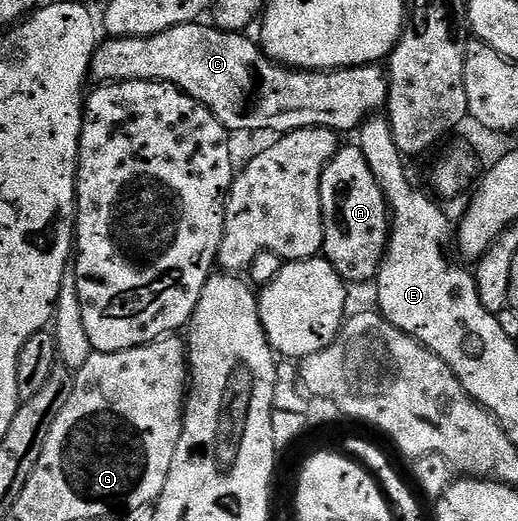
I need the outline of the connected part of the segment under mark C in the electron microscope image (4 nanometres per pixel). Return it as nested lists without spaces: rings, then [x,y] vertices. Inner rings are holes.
[[[195,22],[184,26],[172,26],[172,30],[164,30],[155,36],[148,38],[128,38],[127,36],[115,36],[106,38],[94,49],[94,57],[90,63],[89,79],[98,84],[119,84],[120,82],[132,82],[133,80],[155,80],[176,86],[184,94],[191,96],[196,102],[200,102],[211,114],[226,127],[231,134],[237,132],[274,132],[273,134],[285,134],[304,130],[305,128],[327,128],[339,134],[345,132],[353,133],[362,127],[362,123],[369,120],[371,116],[381,113],[386,107],[386,99],[390,93],[390,77],[385,67],[378,64],[365,64],[355,68],[336,68],[332,72],[303,72],[300,68],[288,68],[281,64],[274,63],[257,43],[249,40],[249,35],[241,32],[221,32],[206,22]]]

